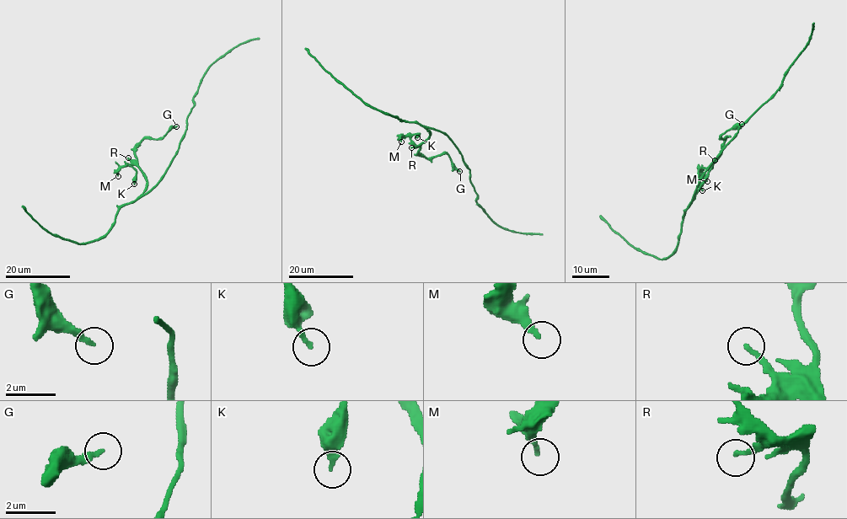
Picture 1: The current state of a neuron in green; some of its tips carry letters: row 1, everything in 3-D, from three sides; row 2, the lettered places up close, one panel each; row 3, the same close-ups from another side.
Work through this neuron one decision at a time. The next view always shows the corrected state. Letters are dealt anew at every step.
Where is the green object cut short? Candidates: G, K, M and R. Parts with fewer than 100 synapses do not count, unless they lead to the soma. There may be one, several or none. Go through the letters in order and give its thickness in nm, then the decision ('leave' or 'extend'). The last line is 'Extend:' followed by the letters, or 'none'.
G: calibre 200 nm; leave
K: calibre 240 nm; leave
M: calibre 200 nm; leave
R: calibre 150 nm; leave
Extend: none

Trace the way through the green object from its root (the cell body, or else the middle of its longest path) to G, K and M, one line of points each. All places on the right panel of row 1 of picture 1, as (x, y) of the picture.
G: (700, 180), (691, 202), (721, 153), (726, 139), (721, 136), (742, 124)
K: (700, 180), (691, 202), (711, 168), (699, 169), (699, 185), (702, 190)
M: (700, 180), (691, 202), (711, 168), (702, 168), (701, 175), (707, 181)

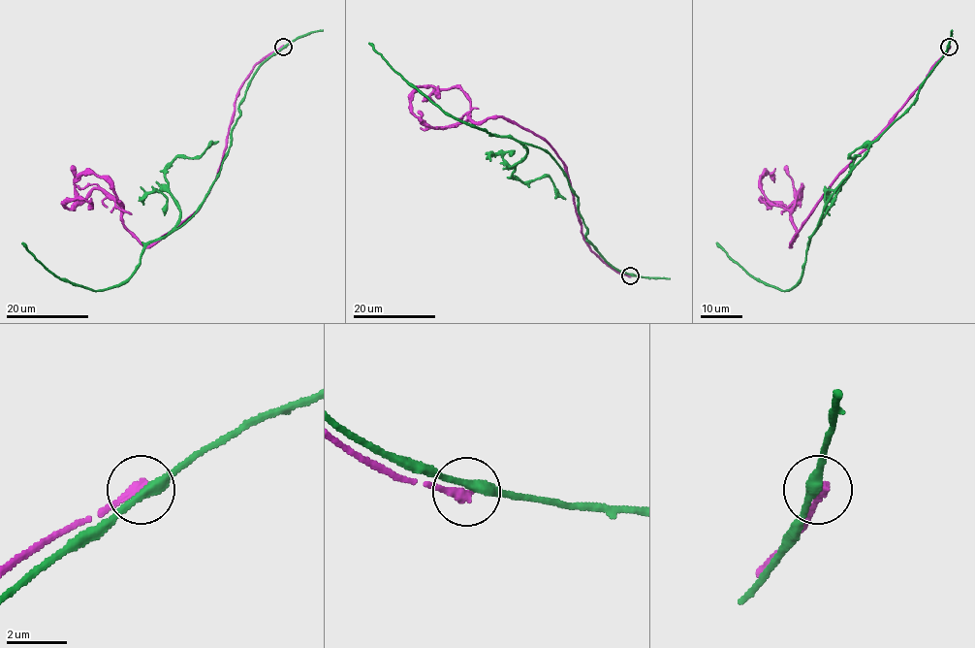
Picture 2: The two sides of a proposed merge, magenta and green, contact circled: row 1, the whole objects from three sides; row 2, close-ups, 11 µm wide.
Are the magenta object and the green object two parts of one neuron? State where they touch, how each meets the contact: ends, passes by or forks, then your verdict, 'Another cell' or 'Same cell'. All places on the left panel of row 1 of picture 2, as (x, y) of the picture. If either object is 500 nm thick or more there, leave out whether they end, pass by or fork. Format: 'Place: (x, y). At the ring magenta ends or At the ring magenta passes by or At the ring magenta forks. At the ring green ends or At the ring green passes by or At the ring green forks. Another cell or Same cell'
Place: (283, 47). At the ring magenta ends. At the ring green passes by. Another cell

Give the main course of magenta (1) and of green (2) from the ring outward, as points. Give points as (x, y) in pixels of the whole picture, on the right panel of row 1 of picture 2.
1: (949, 47), (791, 244), (801, 189), (790, 209), (760, 198), (771, 209)
2: (948, 47), (917, 99), (871, 144), (842, 180), (811, 236), (800, 279), (789, 290), (750, 275), (715, 242)

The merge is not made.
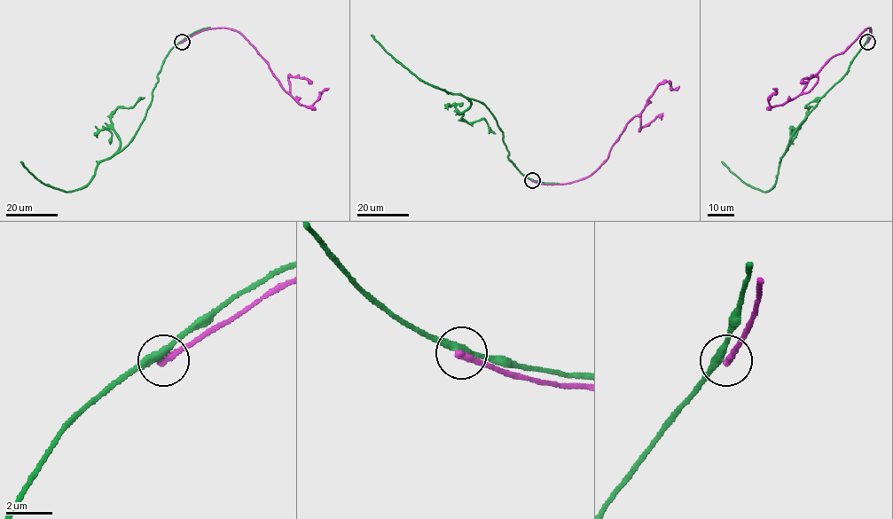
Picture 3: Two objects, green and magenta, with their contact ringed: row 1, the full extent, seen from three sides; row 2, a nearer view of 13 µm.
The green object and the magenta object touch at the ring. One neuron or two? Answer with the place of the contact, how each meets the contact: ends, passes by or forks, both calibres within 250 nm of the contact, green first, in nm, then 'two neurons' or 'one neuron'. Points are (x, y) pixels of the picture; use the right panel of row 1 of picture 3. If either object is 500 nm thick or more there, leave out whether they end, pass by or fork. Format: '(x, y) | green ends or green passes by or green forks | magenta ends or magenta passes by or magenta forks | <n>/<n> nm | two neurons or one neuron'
(867, 42) | green passes by | magenta ends | 320/300 nm | two neurons

